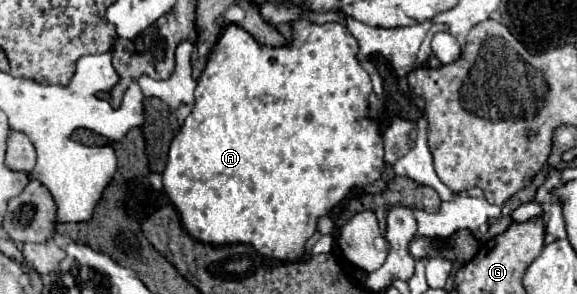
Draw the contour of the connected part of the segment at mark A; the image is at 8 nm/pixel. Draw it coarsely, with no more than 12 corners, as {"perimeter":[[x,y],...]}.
{"perimeter":[[230,24],[162,180],[188,234],[302,258],[381,177],[344,24]]}

